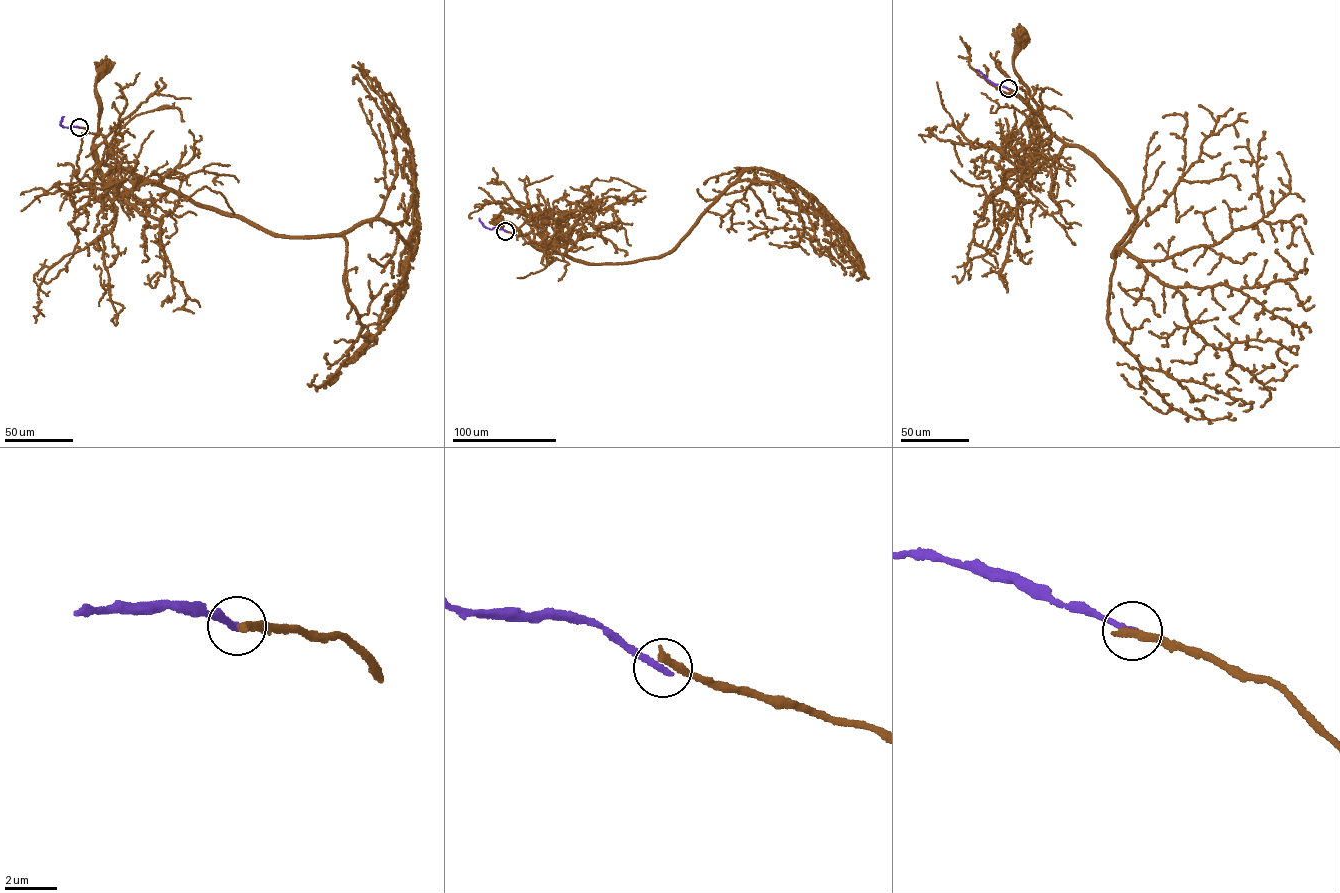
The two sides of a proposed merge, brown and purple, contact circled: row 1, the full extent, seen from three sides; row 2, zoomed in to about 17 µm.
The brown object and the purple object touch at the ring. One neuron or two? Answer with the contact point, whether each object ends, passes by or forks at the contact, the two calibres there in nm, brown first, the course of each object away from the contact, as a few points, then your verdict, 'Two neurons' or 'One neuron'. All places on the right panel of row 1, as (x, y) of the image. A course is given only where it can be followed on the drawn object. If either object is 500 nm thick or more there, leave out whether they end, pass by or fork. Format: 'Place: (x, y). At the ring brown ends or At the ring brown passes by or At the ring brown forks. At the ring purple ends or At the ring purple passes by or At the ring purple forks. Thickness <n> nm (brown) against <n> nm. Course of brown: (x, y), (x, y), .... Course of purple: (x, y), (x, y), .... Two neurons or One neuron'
Place: (1008, 88). At the ring brown ends. At the ring purple ends. Thickness 360 nm (brown) against 280 nm. Course of brown: (1007, 88), (1025, 99), (1033, 113), (1041, 114), (1028, 87), (1014, 70), (1015, 45), (1022, 37). Course of purple: (1008, 88), (993, 84), (976, 70). Two neurons

